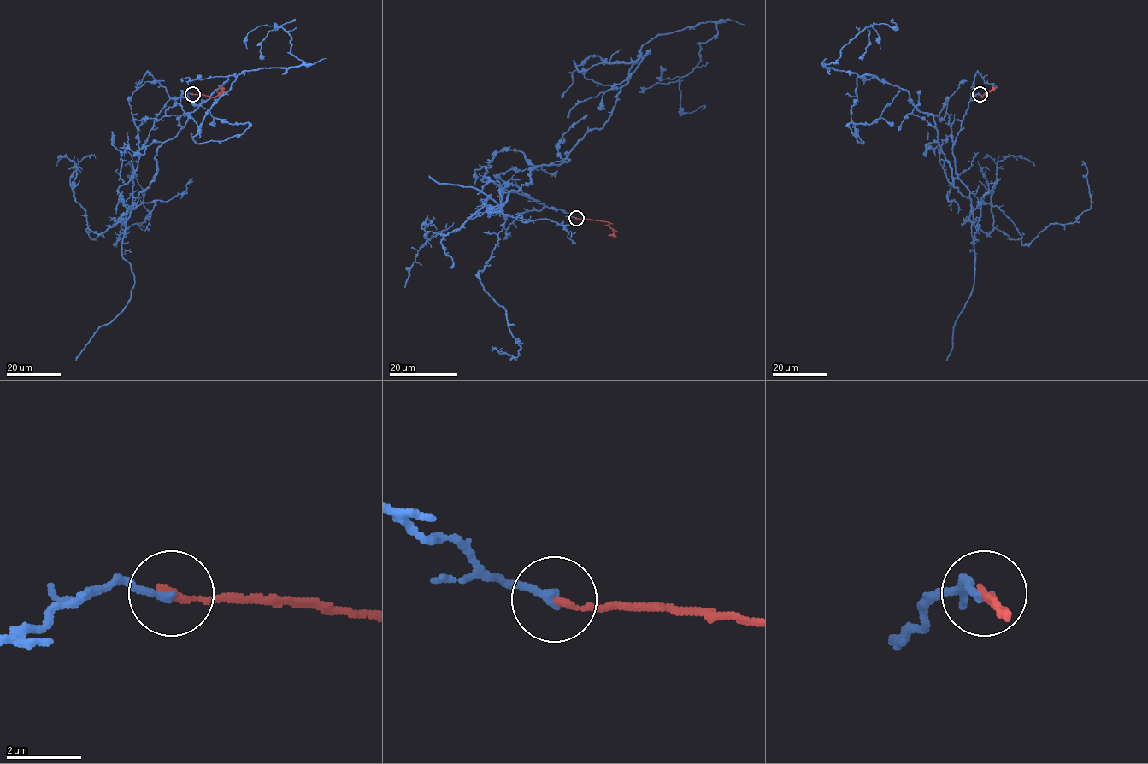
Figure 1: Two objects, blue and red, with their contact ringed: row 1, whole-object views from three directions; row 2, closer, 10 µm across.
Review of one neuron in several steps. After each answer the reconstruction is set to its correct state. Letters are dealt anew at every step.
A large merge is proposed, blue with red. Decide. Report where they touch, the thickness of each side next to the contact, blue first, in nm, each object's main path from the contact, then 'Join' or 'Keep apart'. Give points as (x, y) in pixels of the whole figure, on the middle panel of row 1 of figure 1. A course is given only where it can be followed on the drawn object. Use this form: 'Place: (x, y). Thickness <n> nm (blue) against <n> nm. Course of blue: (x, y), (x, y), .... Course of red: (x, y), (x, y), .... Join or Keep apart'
Place: (576, 218). Thickness 200 nm (blue) against 200 nm. Course of blue: (576, 218), (501, 191), (501, 205), (603, 126), (632, 64), (584, 61), (647, 52), (568, 118). Course of red: (576, 218), (608, 222), (613, 230), (613, 233), (609, 235). Keep apart

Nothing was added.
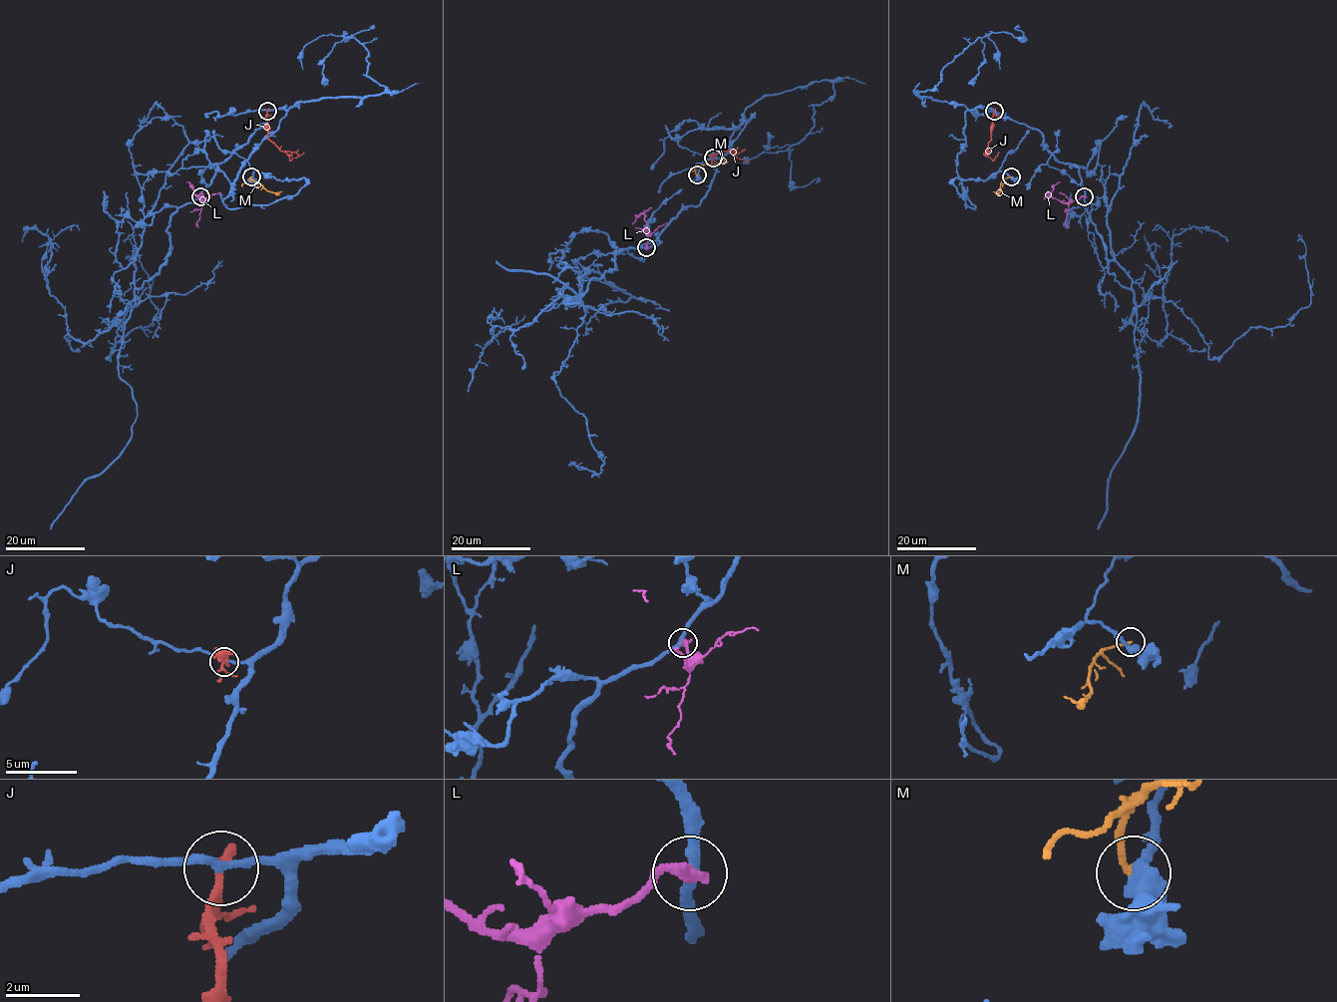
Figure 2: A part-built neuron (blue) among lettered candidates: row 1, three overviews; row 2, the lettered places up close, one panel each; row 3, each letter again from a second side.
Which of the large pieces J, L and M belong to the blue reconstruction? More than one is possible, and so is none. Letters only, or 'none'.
none

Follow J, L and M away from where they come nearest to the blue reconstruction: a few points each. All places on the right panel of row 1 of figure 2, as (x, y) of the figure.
J: (994, 110), (991, 137), (985, 153), (992, 160), (998, 152)
L: (1084, 196), (1061, 202), (1050, 192), (1060, 181)
M: (1011, 176), (1000, 182), (998, 190)

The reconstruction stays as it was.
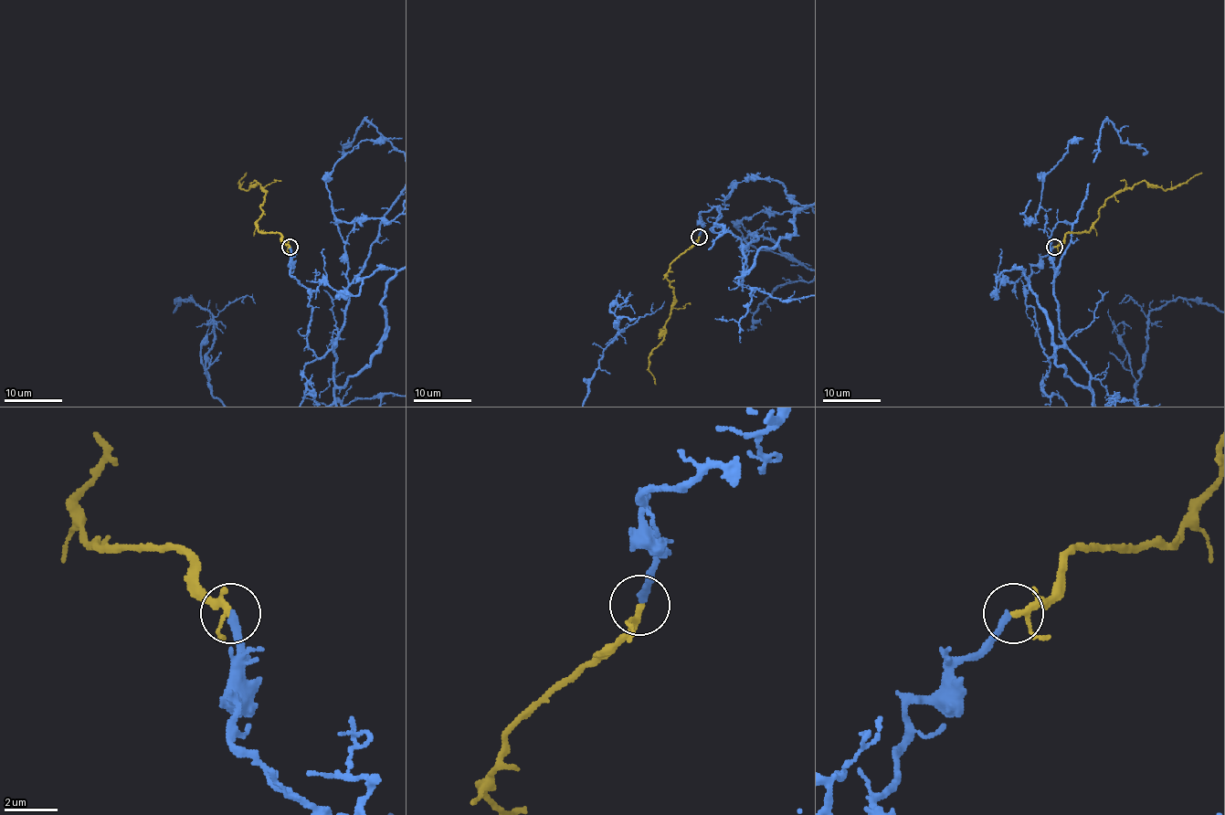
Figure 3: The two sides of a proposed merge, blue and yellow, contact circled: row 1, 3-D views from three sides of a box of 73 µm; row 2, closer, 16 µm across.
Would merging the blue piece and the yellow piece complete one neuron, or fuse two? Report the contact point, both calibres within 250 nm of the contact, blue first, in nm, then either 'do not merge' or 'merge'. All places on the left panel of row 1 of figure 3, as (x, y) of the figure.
place (290, 247); calibres 280 and 180 nm; merge

